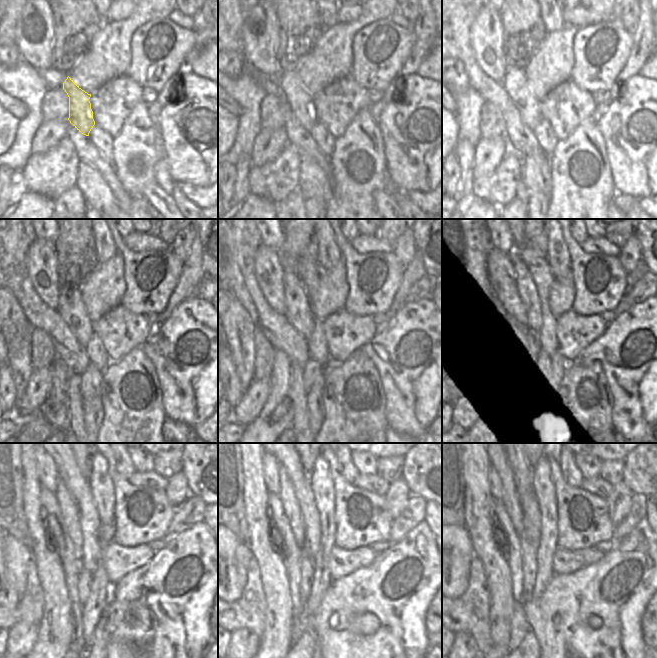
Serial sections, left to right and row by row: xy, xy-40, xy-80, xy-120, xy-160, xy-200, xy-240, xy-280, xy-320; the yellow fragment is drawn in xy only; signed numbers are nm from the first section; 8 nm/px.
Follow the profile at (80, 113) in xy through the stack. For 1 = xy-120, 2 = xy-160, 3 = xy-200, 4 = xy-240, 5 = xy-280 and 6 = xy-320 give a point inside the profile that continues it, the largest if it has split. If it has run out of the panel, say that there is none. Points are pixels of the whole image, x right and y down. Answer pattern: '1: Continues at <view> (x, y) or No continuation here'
1: Continues at xy-120 (71, 308)
2: Continues at xy-160 (298, 313)
3: Continues at xy-200 (523, 306)
4: Continues at xy-240 (69, 512)
5: Continues at xy-280 (291, 508)
6: Continues at xy-320 (511, 502).

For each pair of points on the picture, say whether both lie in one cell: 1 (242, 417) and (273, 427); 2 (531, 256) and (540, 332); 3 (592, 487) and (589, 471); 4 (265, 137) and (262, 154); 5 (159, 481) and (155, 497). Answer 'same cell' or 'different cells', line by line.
1: different cells
2: same cell
3: different cells
4: same cell
5: different cells

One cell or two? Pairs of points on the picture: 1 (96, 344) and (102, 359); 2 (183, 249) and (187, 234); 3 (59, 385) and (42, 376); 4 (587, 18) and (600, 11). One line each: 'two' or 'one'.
1: one
2: one
3: two
4: two

